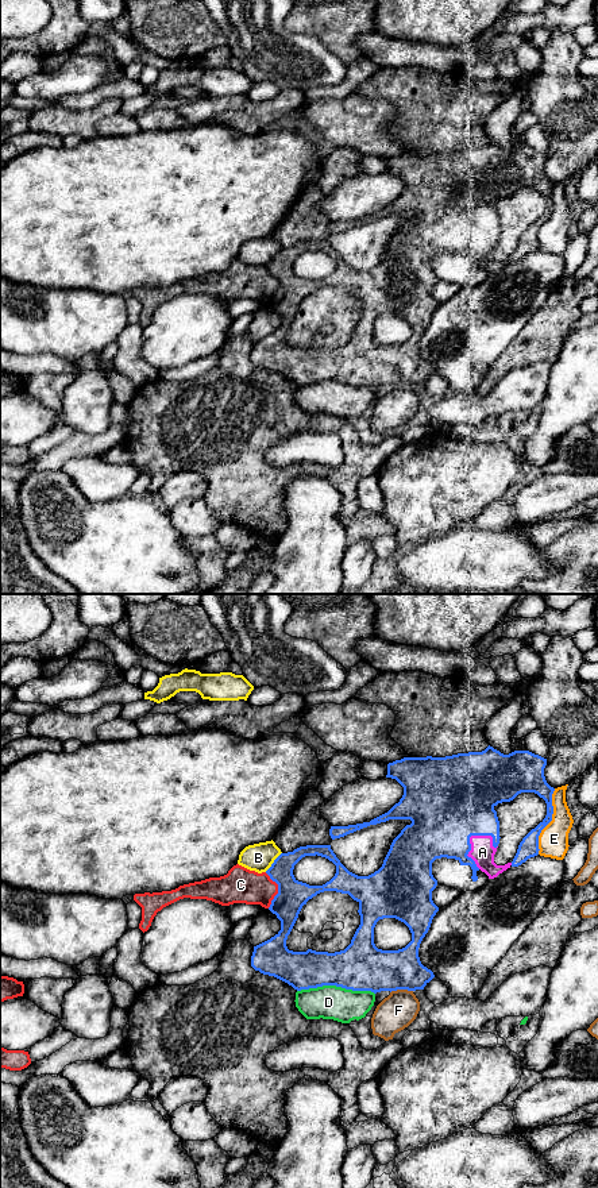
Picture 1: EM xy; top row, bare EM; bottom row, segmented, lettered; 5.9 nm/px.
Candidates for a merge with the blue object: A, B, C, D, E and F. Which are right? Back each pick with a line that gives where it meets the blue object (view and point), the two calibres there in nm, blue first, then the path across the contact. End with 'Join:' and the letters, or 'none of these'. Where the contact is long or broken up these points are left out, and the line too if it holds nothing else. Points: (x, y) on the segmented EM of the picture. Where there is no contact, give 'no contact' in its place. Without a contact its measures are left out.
A: contact xy (469, 843); calibres 440 and 150 nm
Join: A

